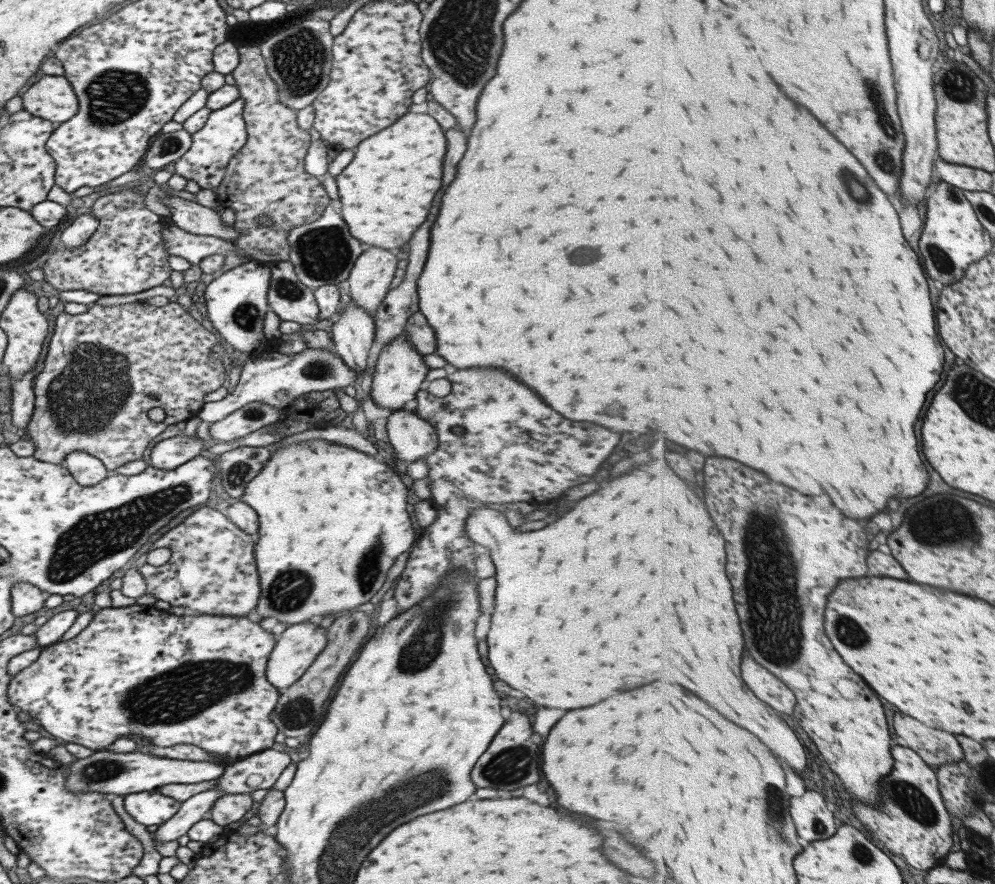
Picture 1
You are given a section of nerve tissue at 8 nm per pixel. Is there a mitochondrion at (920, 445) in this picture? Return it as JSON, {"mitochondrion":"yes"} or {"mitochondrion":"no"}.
{"mitochondrion":"no"}

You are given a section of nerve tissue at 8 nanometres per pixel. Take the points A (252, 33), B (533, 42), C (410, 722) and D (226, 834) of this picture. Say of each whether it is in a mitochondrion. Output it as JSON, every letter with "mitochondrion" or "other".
{"A":"mitochondrion","B":"other","C":"other","D":"other"}

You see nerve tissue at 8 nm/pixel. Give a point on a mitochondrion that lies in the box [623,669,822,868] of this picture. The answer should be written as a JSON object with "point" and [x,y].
{"point":[773,812]}

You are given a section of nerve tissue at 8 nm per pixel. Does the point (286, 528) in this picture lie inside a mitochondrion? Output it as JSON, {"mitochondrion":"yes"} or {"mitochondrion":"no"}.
{"mitochondrion":"no"}

